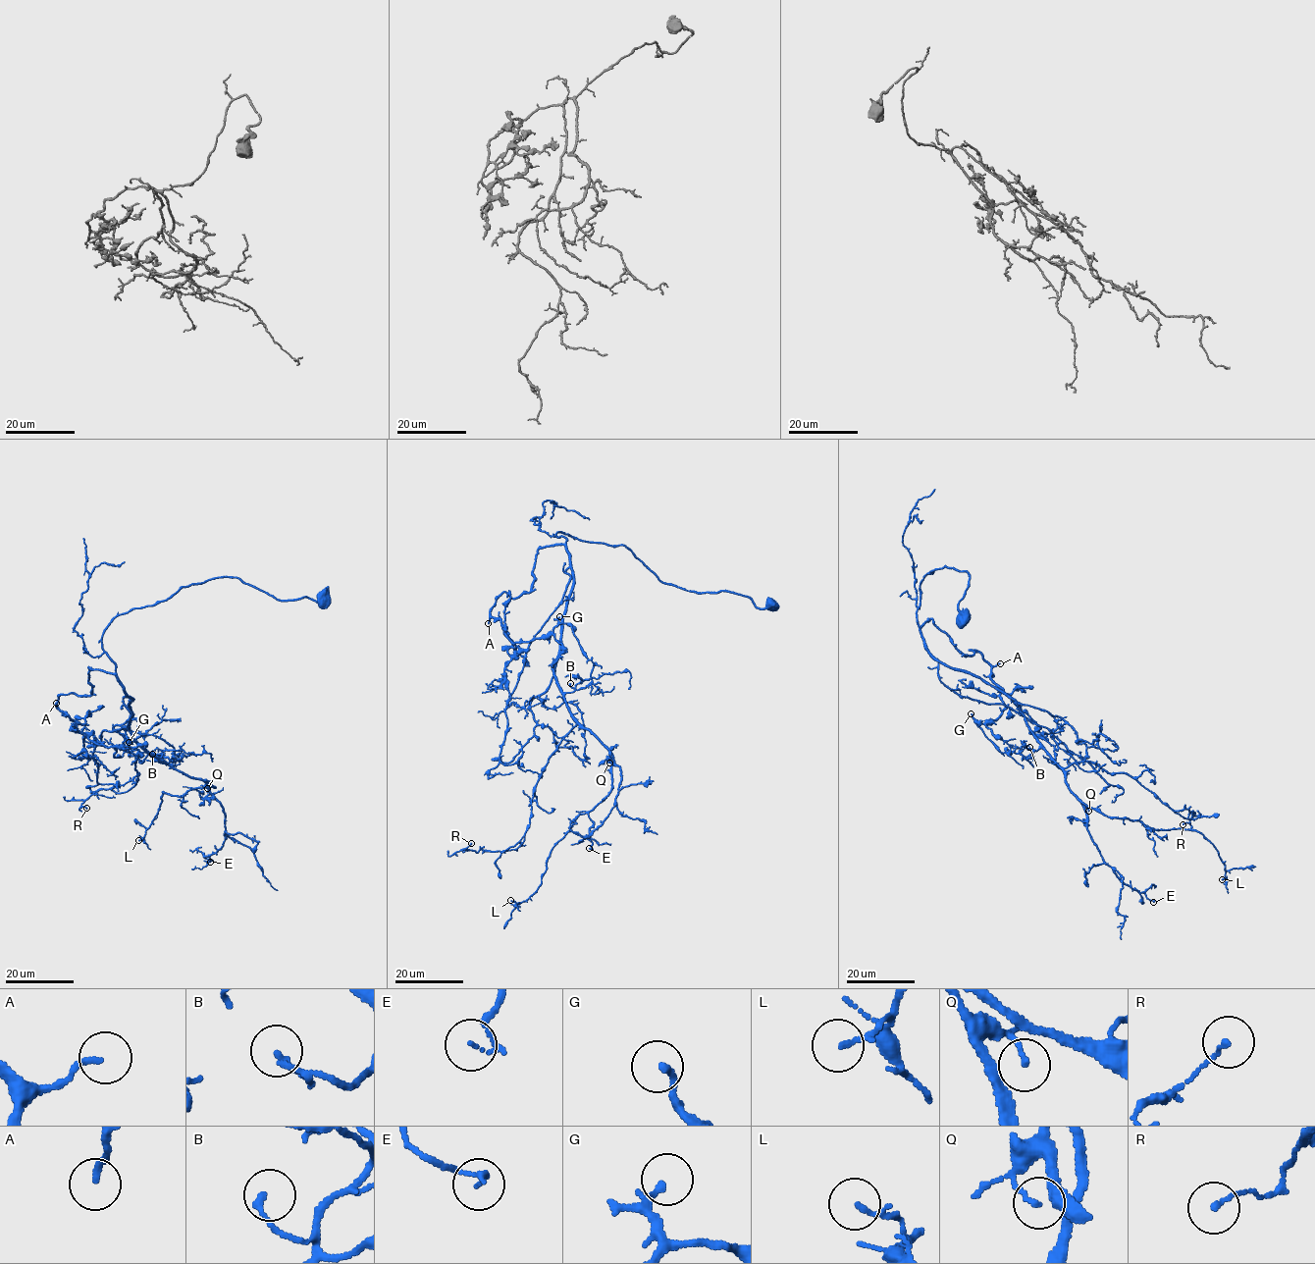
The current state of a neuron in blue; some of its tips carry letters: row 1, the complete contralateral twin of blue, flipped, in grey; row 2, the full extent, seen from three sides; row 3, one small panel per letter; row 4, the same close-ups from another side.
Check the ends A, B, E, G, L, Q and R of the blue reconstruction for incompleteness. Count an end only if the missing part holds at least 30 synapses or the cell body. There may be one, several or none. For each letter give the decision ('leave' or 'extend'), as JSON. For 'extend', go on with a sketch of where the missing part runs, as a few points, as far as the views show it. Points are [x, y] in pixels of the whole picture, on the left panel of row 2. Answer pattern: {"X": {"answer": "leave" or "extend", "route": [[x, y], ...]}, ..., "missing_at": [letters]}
{"A": {"answer": "extend", "route": [[56, 703], [65, 713], [54, 738], [57, 744], [52, 757], [69, 766]]}, "B": {"answer": "leave"}, "E": {"answer": "leave"}, "G": {"answer": "leave"}, "L": {"answer": "leave"}, "Q": {"answer": "leave"}, "R": {"answer": "leave"}, "missing_at": ["A"]}

